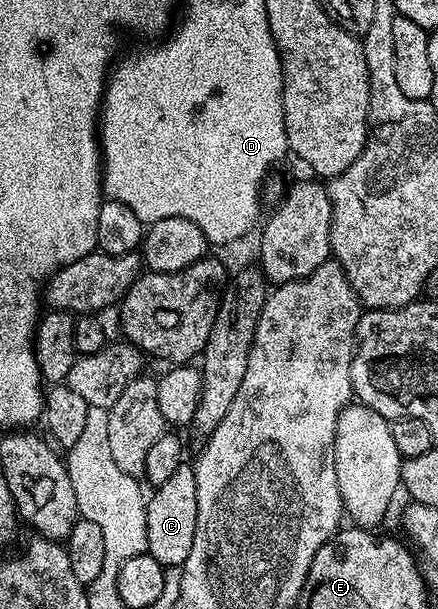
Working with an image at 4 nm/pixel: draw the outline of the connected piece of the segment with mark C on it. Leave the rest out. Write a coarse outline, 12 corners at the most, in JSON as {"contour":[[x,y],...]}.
{"contour":[[182,462],[145,505],[147,546],[180,566],[195,542],[194,465]]}

